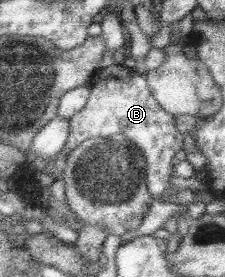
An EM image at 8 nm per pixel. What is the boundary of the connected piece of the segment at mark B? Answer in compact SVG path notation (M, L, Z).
M110 65L110 67L97 68L89 79L90 95L88 101L78 110L78 113L68 118L68 134L64 143L62 153L70 154L82 141L89 138L105 138L114 135L123 136L140 153L145 163L144 181L150 197L154 200L162 195L162 199L172 201L174 197L171 192L174 191L171 183L168 181L171 174L171 165L174 163L174 155L183 146L183 134L176 129L174 116L166 113L155 101L147 89L143 74L135 69L128 69L123 65Z

